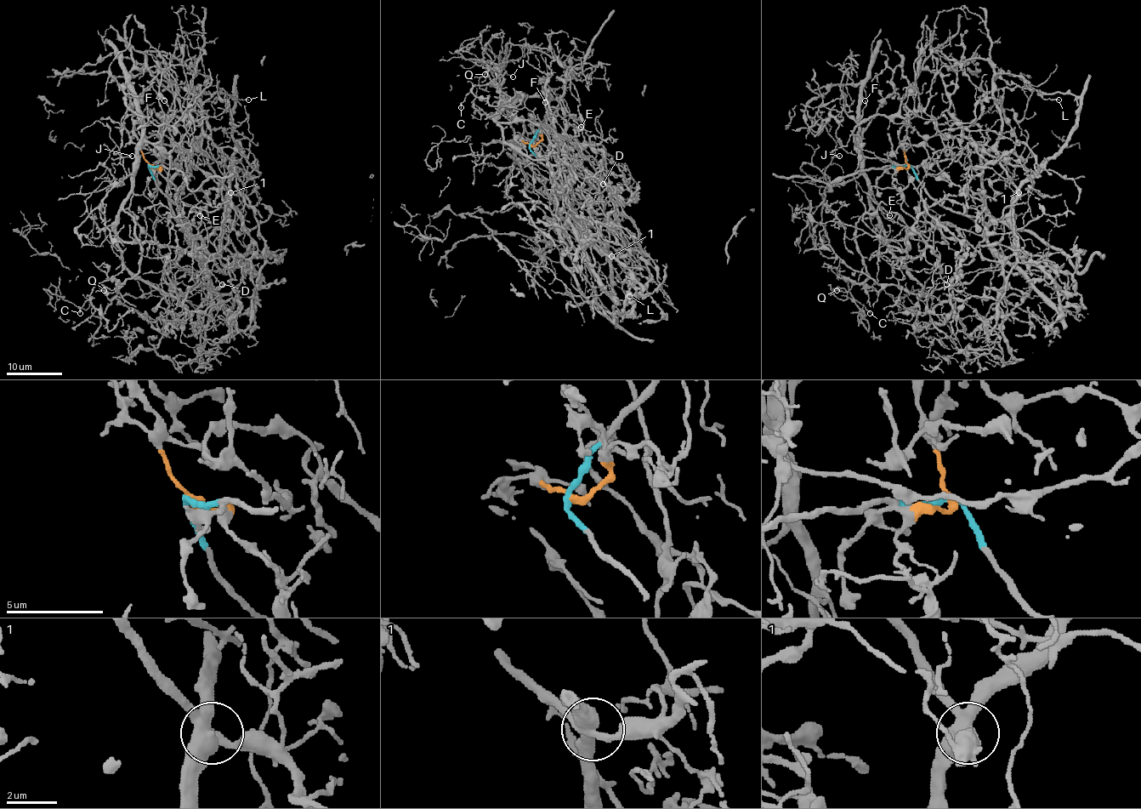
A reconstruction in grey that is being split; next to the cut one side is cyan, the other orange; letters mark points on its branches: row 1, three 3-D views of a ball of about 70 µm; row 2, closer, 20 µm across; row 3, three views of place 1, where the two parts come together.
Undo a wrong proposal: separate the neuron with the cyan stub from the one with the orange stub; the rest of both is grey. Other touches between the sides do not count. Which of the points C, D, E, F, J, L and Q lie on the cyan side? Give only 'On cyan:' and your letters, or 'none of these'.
On cyan: L

